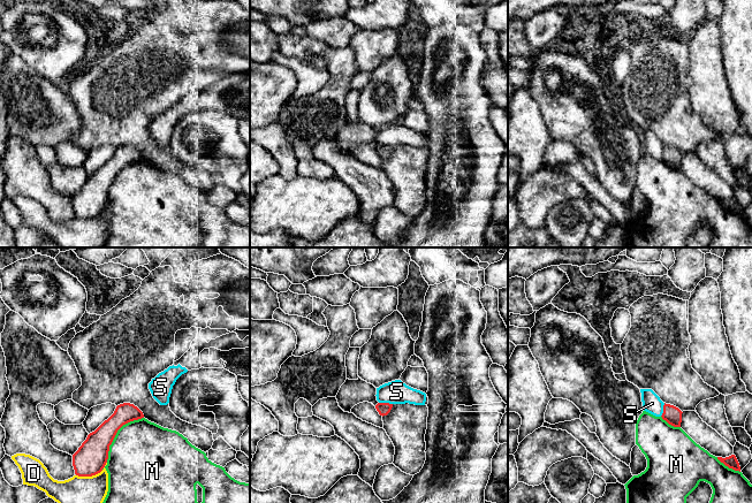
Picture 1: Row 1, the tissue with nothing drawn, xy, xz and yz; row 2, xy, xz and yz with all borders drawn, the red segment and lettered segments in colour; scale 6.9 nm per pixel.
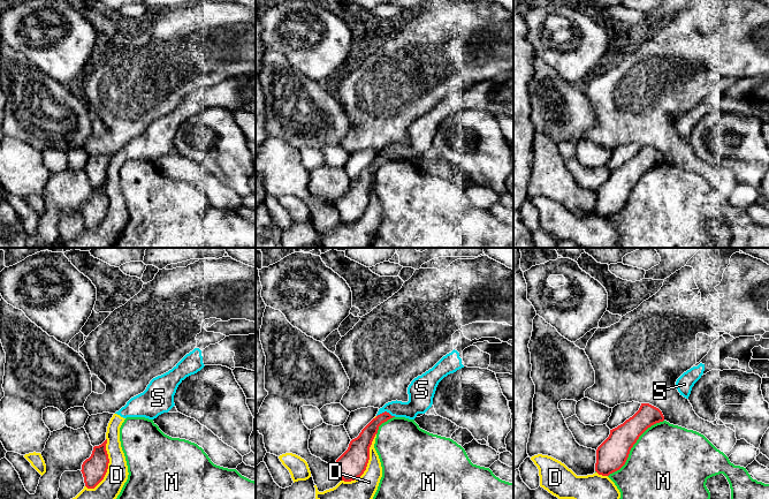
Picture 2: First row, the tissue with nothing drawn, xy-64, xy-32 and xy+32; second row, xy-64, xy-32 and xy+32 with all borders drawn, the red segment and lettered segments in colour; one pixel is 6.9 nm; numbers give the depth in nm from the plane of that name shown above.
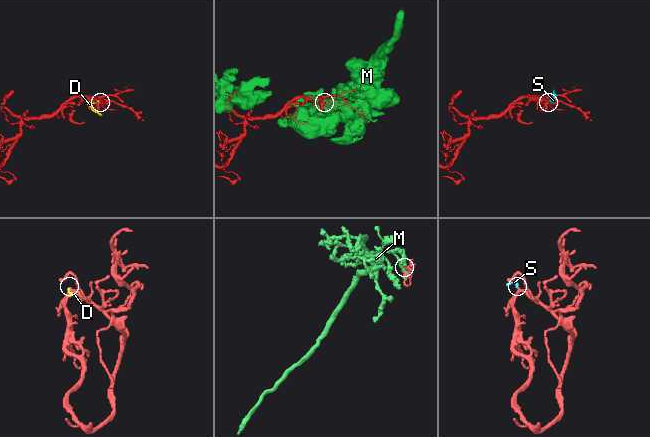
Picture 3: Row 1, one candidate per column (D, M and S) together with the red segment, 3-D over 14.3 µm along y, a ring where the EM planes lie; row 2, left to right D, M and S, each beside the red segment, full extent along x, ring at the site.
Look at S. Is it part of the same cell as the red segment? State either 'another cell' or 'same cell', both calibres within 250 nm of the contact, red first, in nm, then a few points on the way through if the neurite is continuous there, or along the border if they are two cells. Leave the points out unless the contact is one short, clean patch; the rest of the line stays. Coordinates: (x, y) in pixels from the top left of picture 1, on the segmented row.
another cell; 90 nm thick on the red side, 160 nm on the other; border along xz (379, 402), (392, 404)

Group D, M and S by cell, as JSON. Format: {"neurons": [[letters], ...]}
{"neurons": [["D", "S"], ["M"]]}

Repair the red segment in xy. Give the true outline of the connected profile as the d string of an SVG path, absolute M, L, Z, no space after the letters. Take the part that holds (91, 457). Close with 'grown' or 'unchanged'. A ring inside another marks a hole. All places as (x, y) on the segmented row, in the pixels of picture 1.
M130 403L116 406L114 413L94 432L90 433L73 455L73 466L78 477L92 477L102 471L108 459L109 445L117 430L126 424L144 418L143 412Z; unchanged

